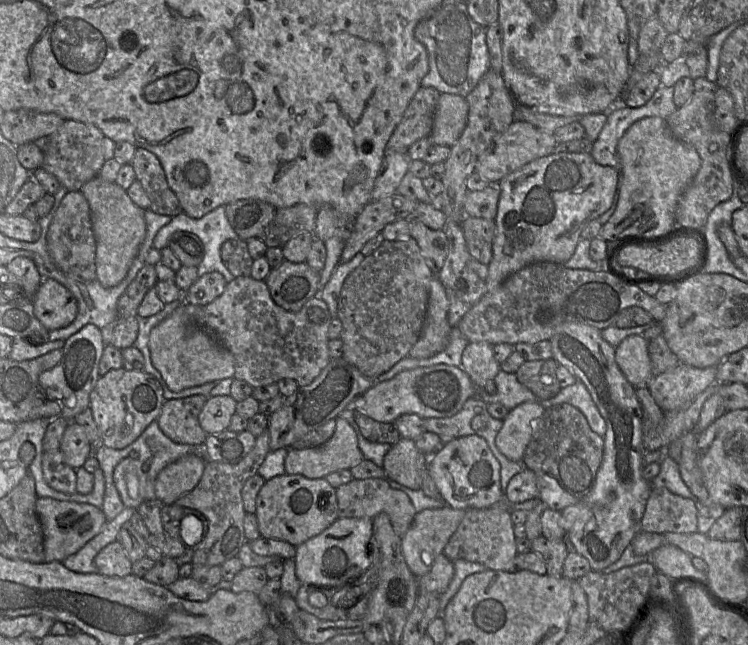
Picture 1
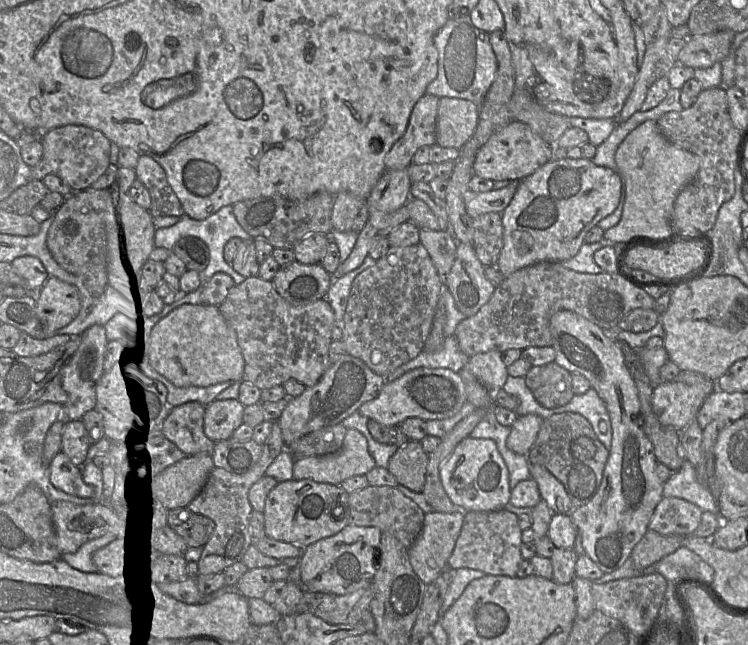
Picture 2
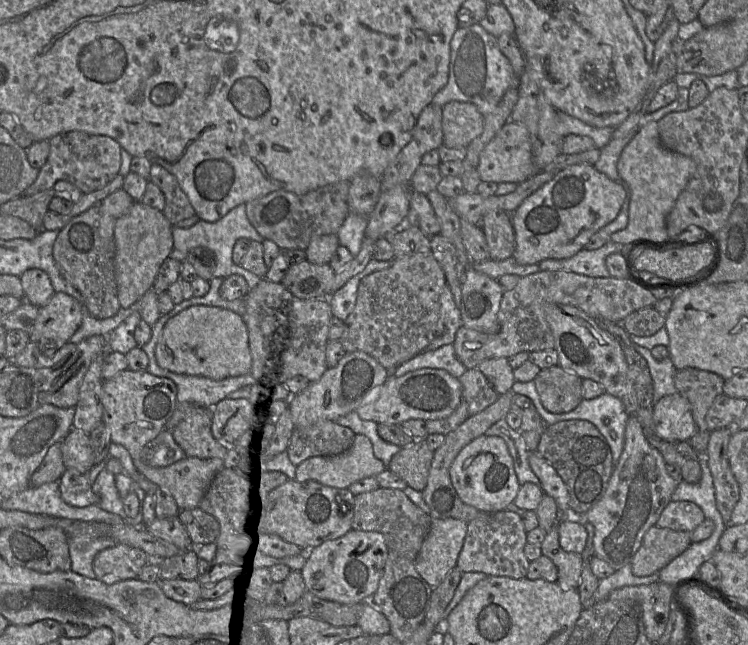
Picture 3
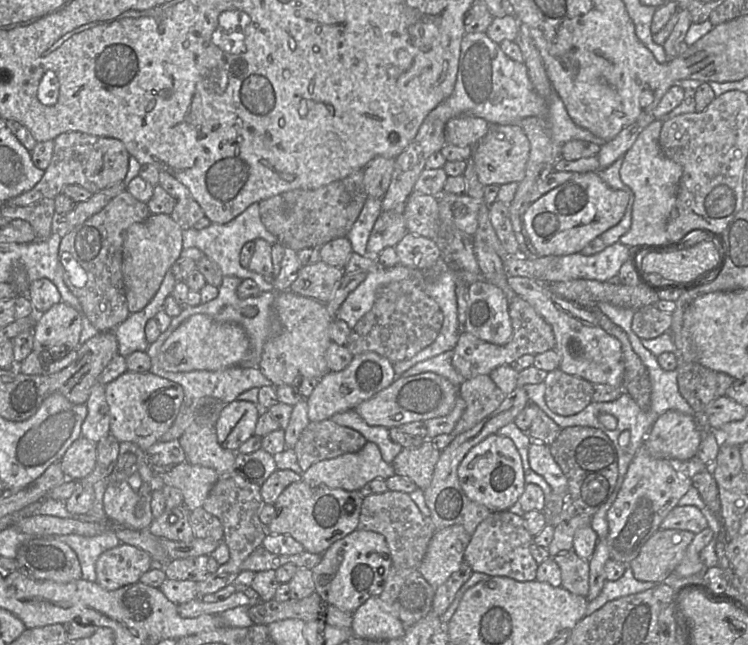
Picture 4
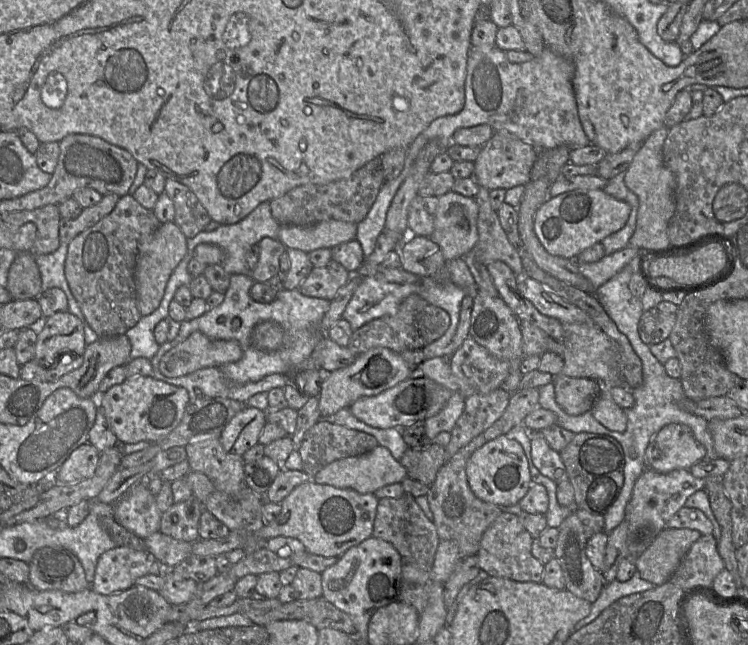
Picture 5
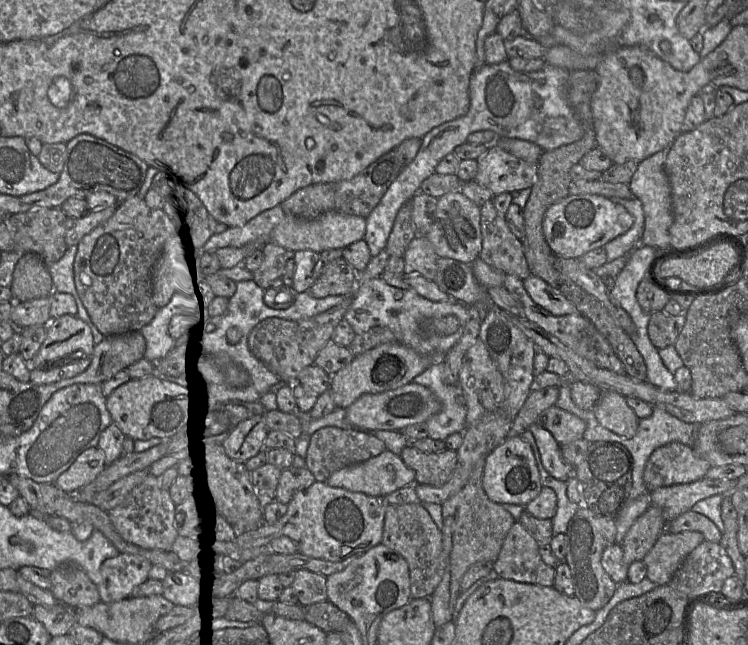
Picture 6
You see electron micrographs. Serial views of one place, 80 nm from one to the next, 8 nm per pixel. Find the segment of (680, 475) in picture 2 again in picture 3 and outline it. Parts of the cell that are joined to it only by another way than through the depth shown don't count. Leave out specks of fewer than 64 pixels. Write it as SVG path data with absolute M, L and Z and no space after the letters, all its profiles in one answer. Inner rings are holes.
M699 455L698 461L702 470L701 479L697 483L688 483L681 480L671 499L673 501L689 501L698 505L705 517L713 521L715 526L713 532L717 530L717 537L720 539L727 525L716 506L713 479L705 457Z

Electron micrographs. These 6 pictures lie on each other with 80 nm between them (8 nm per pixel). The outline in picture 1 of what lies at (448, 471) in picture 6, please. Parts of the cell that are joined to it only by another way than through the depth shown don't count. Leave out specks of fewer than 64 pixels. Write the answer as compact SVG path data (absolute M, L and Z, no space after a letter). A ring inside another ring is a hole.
M401 438L384 457L383 470L389 481L412 490L422 489L429 457L415 445L414 440Z

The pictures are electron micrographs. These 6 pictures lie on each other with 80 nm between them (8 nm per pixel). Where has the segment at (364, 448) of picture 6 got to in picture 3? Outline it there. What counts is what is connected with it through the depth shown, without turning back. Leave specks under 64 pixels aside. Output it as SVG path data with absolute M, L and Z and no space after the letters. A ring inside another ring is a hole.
M324 420L296 427L289 446L288 456L297 466L304 460L316 456L334 456L343 453L353 443L356 433L332 420Z

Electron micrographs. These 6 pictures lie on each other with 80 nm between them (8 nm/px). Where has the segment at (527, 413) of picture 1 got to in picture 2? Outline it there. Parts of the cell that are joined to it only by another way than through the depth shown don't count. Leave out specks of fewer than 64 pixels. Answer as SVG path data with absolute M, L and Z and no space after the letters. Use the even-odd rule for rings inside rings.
M535 414L518 415L509 427L510 432L506 440L507 447L521 455L527 455L536 440L542 418Z

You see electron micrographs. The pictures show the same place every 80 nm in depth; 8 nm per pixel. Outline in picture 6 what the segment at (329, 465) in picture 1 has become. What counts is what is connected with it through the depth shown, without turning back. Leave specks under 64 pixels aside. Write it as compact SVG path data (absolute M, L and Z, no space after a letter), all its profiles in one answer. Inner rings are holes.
M389 450L364 462L335 471L326 481L329 486L385 496L397 489L415 484L415 472Z

